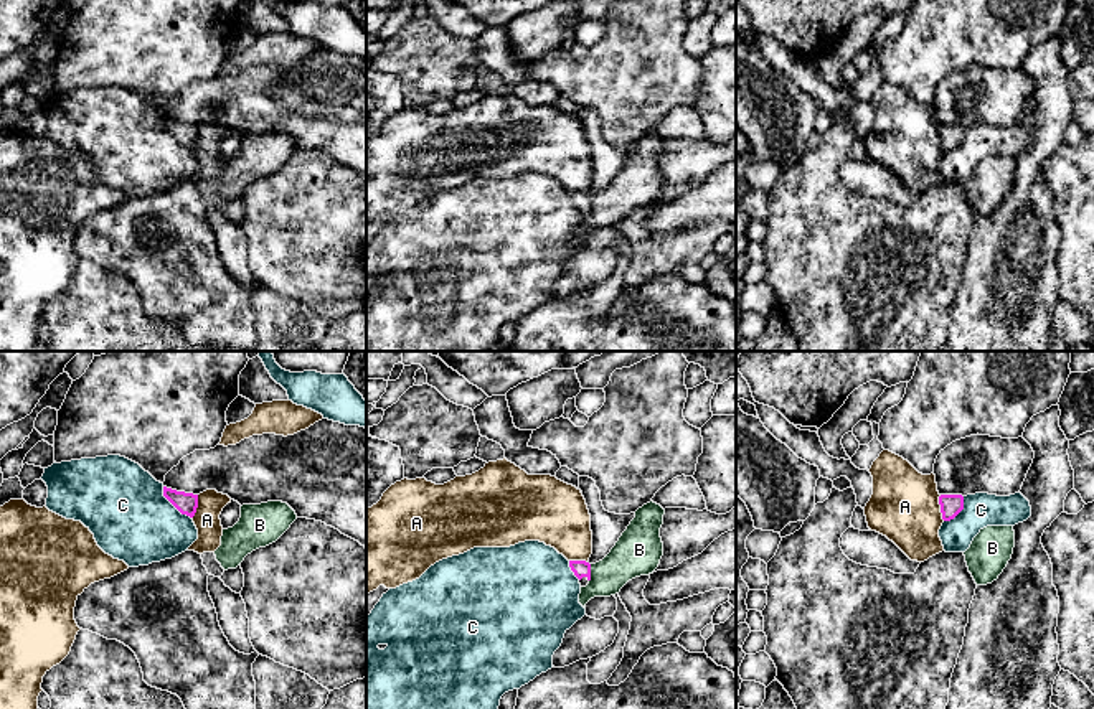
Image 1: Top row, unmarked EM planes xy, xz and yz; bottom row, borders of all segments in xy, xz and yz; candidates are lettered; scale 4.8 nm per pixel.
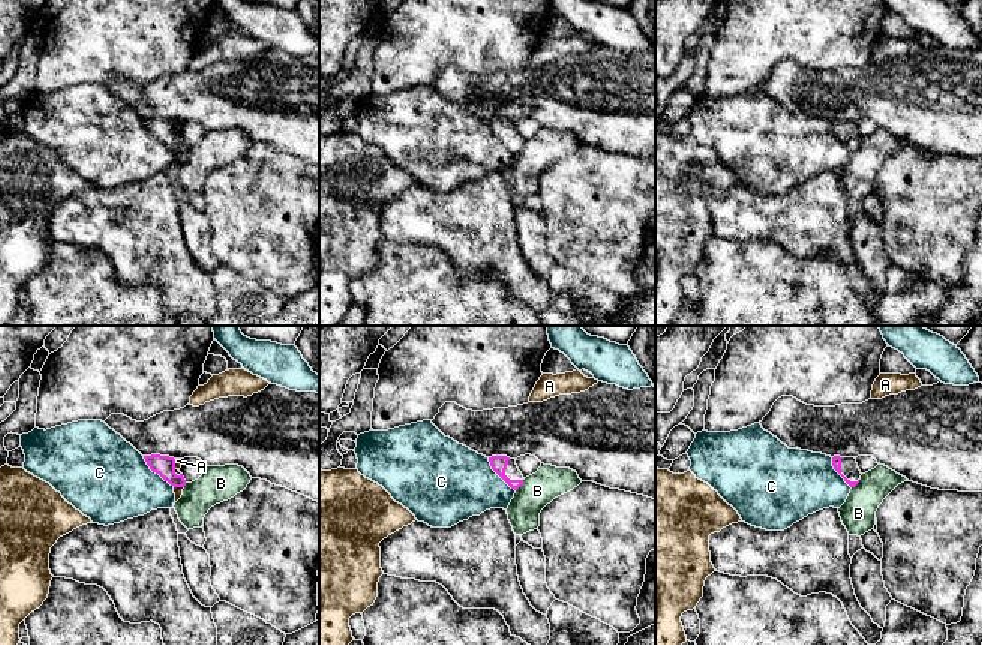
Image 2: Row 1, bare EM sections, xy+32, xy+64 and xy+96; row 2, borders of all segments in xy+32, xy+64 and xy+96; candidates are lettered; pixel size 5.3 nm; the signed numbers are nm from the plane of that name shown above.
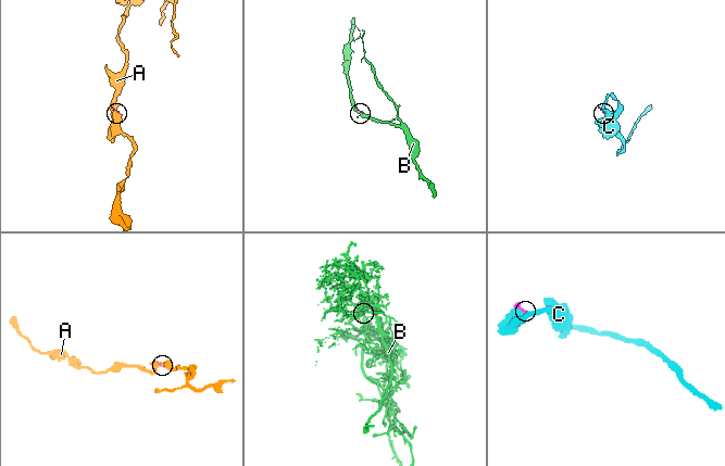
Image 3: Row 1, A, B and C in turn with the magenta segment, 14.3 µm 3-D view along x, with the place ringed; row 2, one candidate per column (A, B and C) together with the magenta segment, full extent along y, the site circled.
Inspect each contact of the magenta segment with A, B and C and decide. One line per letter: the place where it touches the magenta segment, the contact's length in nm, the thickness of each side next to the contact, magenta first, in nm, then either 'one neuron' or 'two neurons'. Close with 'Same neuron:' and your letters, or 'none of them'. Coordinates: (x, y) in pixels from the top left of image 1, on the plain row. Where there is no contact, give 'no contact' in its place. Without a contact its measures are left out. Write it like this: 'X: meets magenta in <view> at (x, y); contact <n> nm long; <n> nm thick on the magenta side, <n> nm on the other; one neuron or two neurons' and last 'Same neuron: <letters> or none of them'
A: meets magenta in yz at (941, 139); contact 130 nm long; 110 nm thick on the magenta side, 340 nm on the other; two neurons
B: meets magenta in xz at (589, 203); contact 90 nm long; 80 nm thick on the magenta side, 220 nm on the other; two neurons
C: meets magenta in xy at (174, 136); contact 220 nm long; 110 nm thick on the magenta side, 400 nm on the other; two neurons
Same neuron: none of them

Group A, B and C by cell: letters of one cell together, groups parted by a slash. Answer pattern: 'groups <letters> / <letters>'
groups A / B / C

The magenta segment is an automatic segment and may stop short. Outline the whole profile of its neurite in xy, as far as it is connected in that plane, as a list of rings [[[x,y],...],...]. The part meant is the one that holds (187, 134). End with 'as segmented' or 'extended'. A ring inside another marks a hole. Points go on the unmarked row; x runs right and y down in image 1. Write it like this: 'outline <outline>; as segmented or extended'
outline [[[163,117],[163,127],[182,143],[190,148],[195,147],[198,139],[198,125],[177,122]]]; as segmented

